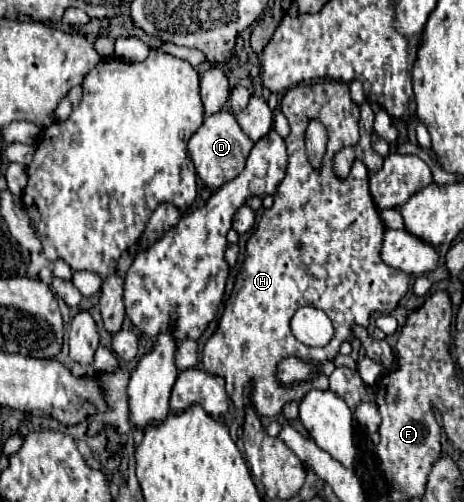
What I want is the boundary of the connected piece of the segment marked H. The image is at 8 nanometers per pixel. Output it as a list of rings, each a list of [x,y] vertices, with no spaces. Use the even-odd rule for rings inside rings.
[[[318,82],[318,84],[298,84],[290,88],[282,102],[280,102],[282,114],[290,122],[290,136],[286,138],[288,148],[288,168],[284,180],[278,184],[274,192],[274,206],[270,210],[264,210],[256,232],[250,236],[246,244],[246,256],[244,262],[236,274],[234,288],[226,300],[222,318],[218,322],[218,330],[208,338],[204,350],[202,350],[202,366],[206,372],[214,376],[222,376],[226,380],[226,394],[234,402],[236,408],[244,408],[246,404],[252,404],[254,410],[260,416],[276,416],[282,412],[282,408],[288,402],[300,402],[310,390],[327,390],[329,388],[328,377],[316,378],[314,382],[282,388],[276,382],[276,364],[286,356],[298,356],[304,360],[316,360],[326,362],[332,360],[342,342],[352,342],[354,332],[352,326],[364,326],[370,324],[370,314],[378,308],[388,308],[392,312],[398,304],[398,300],[408,292],[410,276],[406,272],[400,272],[396,268],[386,266],[380,260],[380,240],[384,234],[384,224],[380,220],[376,204],[372,204],[372,196],[368,192],[368,170],[360,160],[354,160],[354,166],[350,170],[350,176],[346,180],[338,180],[332,174],[332,160],[334,154],[350,144],[358,142],[358,106],[350,100],[350,90],[346,82]],[[308,120],[320,120],[328,130],[328,146],[320,168],[312,168],[312,164],[306,158],[304,152],[304,130]],[[310,264],[322,266],[328,274],[324,280],[318,280],[314,276],[306,274],[306,268]],[[302,306],[314,306],[322,308],[334,326],[334,338],[324,348],[310,348],[300,344],[292,332],[290,332],[290,320],[294,312]]]

